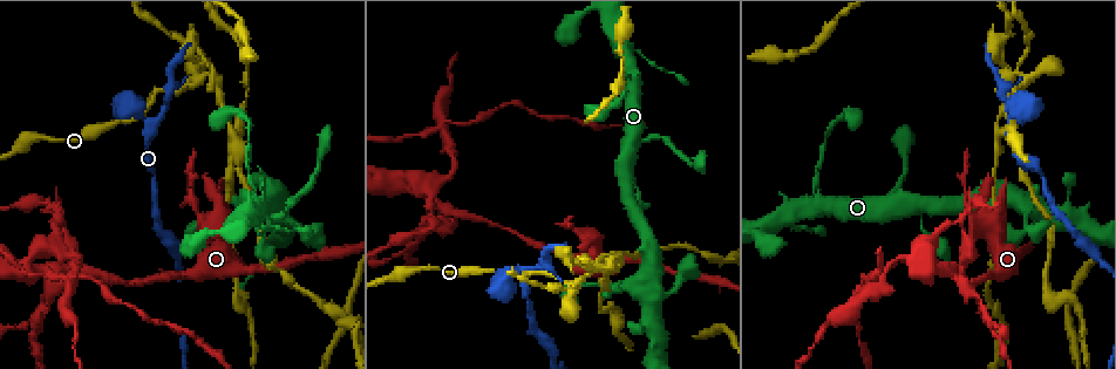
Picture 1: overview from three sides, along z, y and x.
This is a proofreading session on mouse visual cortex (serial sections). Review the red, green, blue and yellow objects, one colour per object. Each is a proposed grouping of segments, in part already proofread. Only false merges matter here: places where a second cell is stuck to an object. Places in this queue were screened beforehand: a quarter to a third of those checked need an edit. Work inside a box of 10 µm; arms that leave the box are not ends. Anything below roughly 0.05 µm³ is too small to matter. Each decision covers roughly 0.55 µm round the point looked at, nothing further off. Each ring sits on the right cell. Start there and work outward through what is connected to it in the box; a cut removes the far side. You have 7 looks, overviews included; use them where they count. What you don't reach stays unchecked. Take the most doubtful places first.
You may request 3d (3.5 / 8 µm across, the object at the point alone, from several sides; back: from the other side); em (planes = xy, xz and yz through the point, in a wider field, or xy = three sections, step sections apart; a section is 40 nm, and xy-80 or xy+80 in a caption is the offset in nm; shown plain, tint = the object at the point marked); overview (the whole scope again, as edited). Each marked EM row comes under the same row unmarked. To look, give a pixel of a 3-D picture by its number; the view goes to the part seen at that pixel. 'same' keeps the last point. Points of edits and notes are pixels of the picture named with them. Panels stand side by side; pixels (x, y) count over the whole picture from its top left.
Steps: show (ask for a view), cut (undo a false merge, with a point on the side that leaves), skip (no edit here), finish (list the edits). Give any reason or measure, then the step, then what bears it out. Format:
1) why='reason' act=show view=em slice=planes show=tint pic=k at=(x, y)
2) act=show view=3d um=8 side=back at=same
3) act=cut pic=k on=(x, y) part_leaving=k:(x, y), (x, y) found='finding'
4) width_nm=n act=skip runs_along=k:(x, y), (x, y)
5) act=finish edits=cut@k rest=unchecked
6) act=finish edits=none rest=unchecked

why='sharp bend' act=show view=3d um=3.5 pic=1 at=(572, 281)

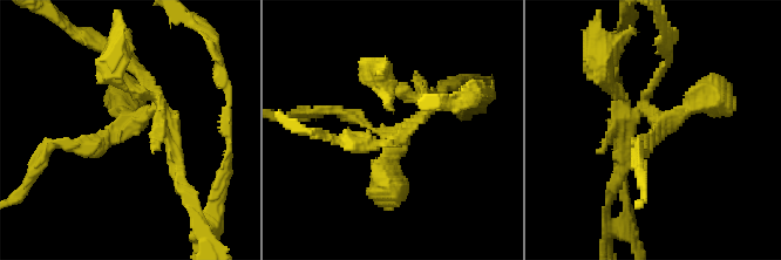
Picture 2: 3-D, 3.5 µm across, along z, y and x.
arm_widths_nm=150,150,200,350 act=cut pic=2 on=(396, 87) part_leaving=2:(420, 120), (452, 83) found='a second cell is stuck on'

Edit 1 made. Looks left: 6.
act=show view=3d um=3.5 pic=1 at=(629, 72)

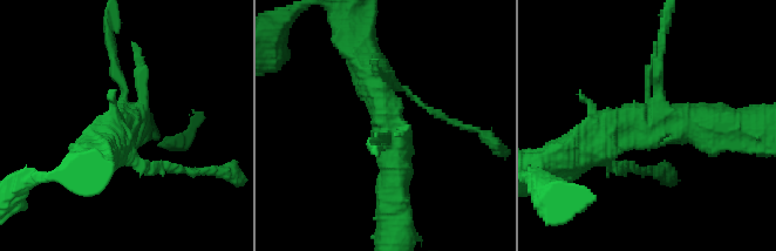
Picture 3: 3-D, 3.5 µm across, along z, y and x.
why='need the tissue' act=show view=em slice=xy step=2 show=tint pic=3 at=(657, 121)

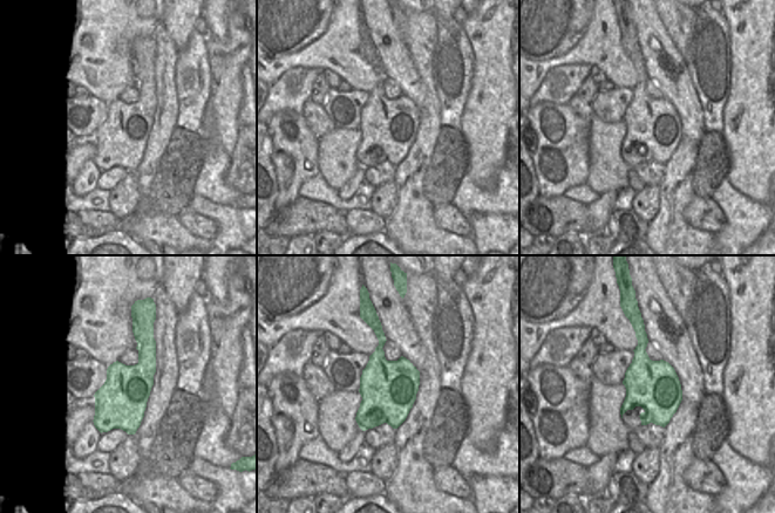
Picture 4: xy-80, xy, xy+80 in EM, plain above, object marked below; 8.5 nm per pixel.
act=show view=em slice=xy step=3 show=tint at=same

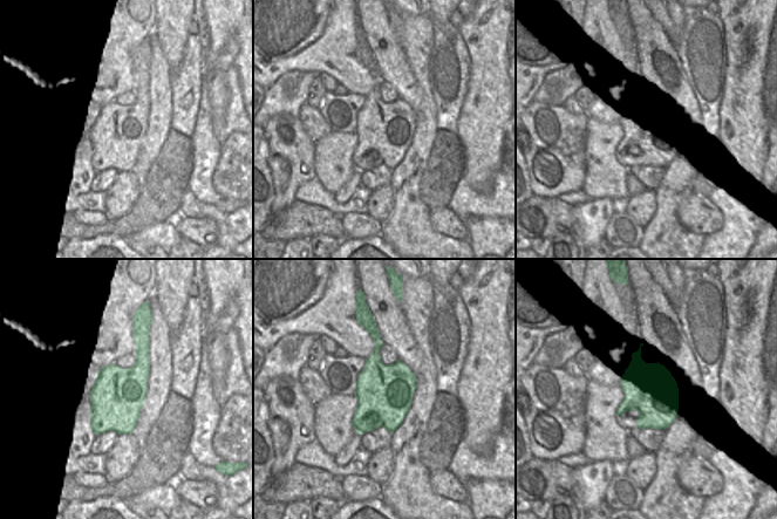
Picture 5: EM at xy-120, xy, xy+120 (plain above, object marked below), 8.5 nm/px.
act=skip runs_along=3:(394, 216), (394, 137), (372, 68) found='all the same cell'

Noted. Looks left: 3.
why='a narrow waist' act=show view=3d um=3.5 pic=1 at=(952, 272)

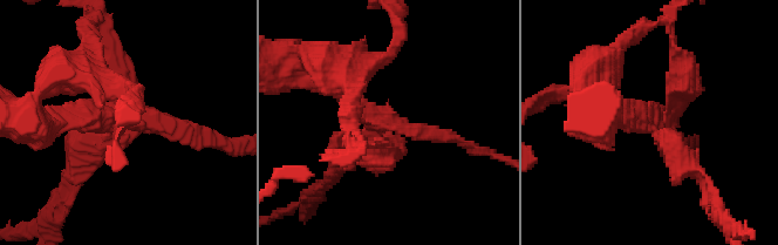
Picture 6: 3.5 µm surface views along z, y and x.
act=show view=em slice=xy step=3 show=tint pic=6 at=(648, 120)

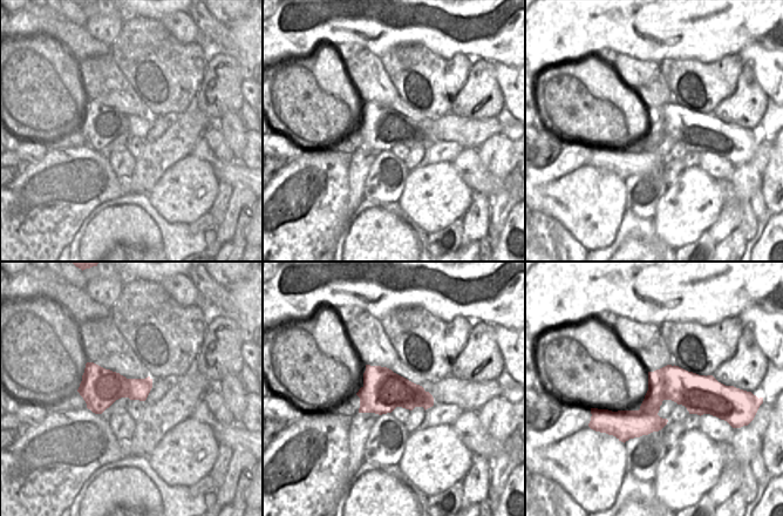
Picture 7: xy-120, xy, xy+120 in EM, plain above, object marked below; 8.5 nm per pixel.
arm_widths_nm=200,250,250,300 act=cut pic=6 on=(608, 63) part_leaving=6:(42, 94), (61, 73), (132, 90) found='a second cell is stuck on'

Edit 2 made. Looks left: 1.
act=finish edits=cut@2,cut@6 rest=unchecked

